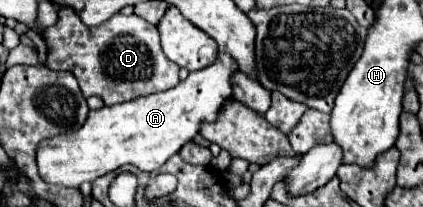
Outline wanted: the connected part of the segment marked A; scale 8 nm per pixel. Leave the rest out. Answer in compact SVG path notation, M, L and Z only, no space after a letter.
M218 53L212 65L192 71L186 81L180 81L168 91L90 111L86 125L74 135L58 135L42 143L44 149L38 149L40 177L46 183L78 187L122 165L134 165L146 173L160 169L168 157L178 153L182 145L200 133L202 123L214 123L222 105L234 99L232 75L236 71L238 63L228 53Z

